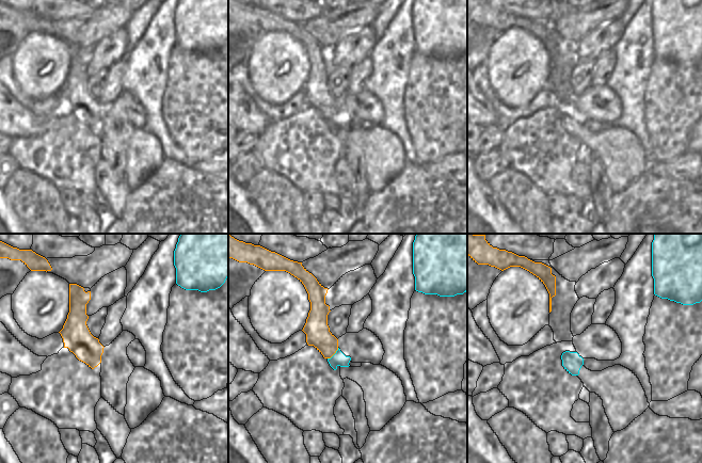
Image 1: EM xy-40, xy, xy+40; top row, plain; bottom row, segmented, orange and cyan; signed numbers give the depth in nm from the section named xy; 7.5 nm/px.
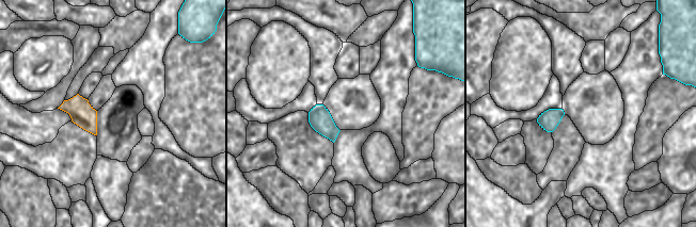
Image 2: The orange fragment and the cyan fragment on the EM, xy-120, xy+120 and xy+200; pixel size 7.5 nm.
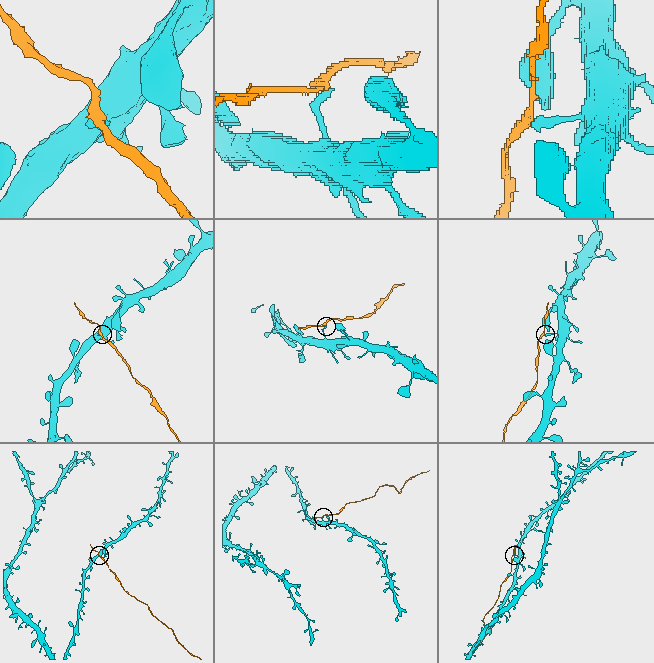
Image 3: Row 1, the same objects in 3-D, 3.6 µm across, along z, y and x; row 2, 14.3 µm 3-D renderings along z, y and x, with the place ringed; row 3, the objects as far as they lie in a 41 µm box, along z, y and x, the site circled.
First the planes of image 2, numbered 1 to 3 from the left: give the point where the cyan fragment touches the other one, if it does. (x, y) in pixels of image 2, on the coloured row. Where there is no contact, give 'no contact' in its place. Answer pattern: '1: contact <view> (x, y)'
1: no contact
2: no contact
3: no contact

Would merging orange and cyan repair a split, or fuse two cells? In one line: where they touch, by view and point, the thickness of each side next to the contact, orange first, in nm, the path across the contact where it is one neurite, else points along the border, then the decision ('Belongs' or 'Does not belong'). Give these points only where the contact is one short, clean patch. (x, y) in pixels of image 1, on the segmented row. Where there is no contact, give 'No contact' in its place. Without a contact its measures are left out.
Touches orange at xy (333, 354). Thickness 180 nm (orange) against 100 nm. Boundary: xy (338, 348), (328, 358). Does not belong

